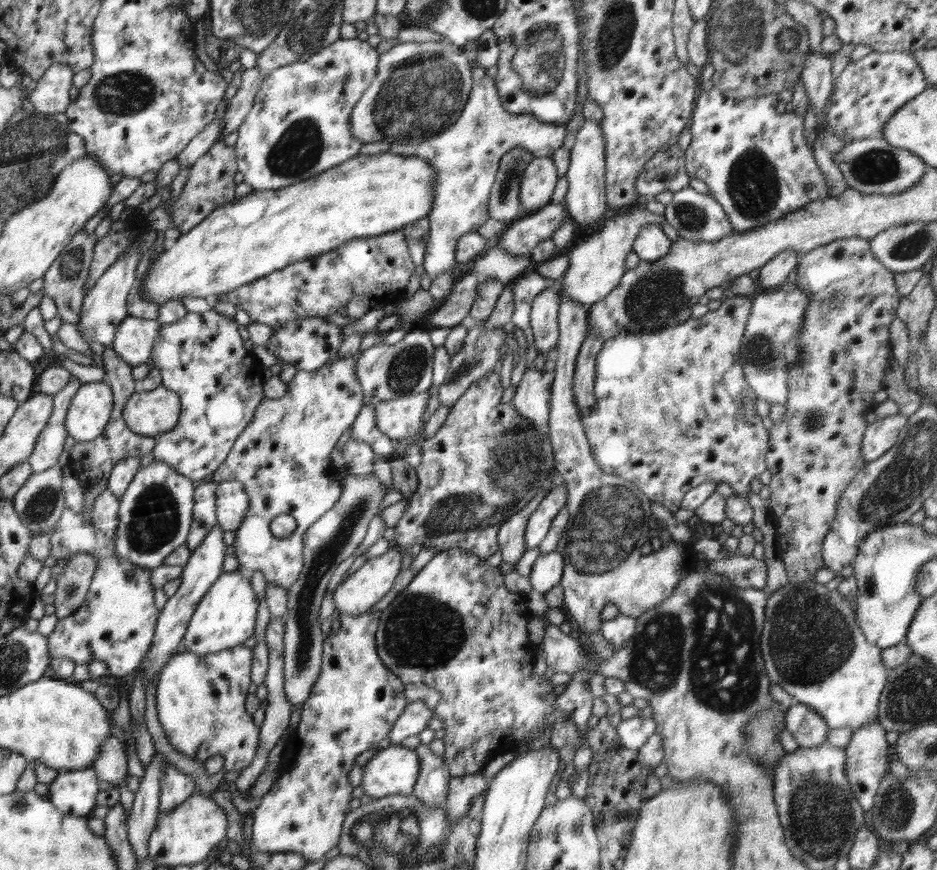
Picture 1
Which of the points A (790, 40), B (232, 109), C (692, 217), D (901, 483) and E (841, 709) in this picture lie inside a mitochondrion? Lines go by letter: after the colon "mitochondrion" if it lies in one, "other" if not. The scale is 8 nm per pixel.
A: mitochondrion
B: other
C: mitochondrion
D: mitochondrion
E: other

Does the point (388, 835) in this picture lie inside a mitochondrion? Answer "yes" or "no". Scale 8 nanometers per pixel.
yes

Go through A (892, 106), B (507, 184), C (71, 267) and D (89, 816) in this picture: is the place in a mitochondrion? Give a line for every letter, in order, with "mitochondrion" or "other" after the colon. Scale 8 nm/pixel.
A: other
B: mitochondrion
C: mitochondrion
D: other

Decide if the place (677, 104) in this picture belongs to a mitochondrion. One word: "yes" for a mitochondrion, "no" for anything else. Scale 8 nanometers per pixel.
no

